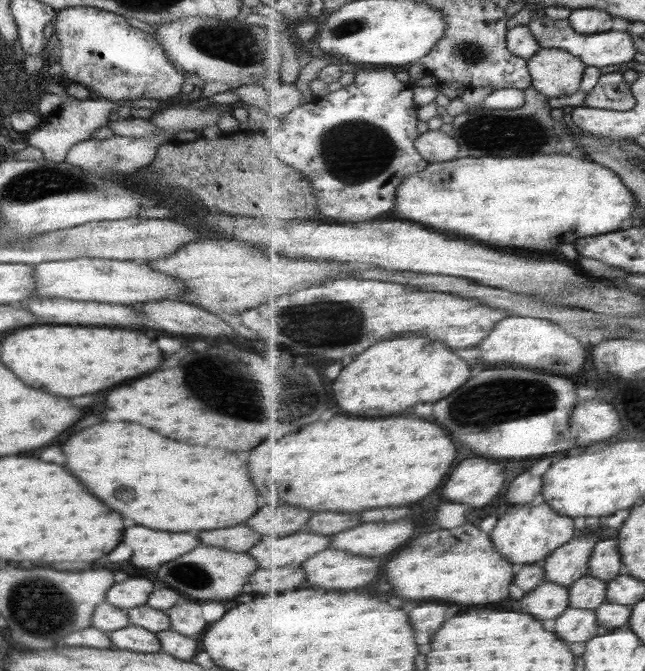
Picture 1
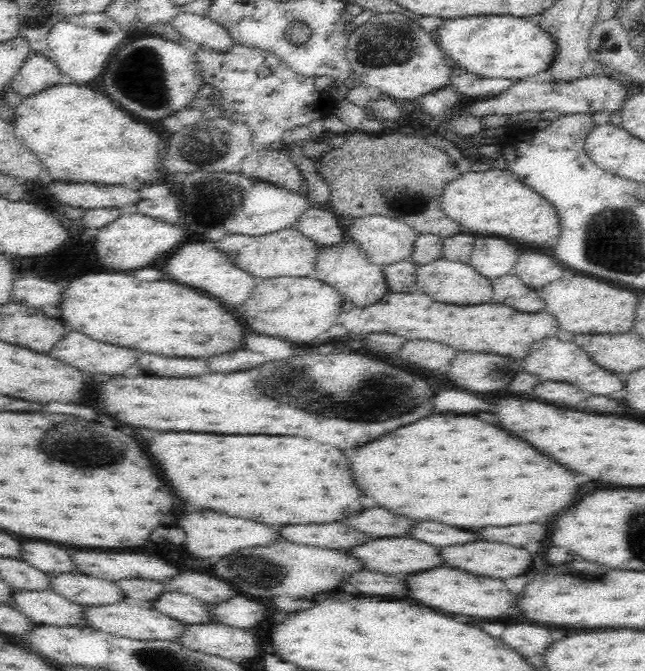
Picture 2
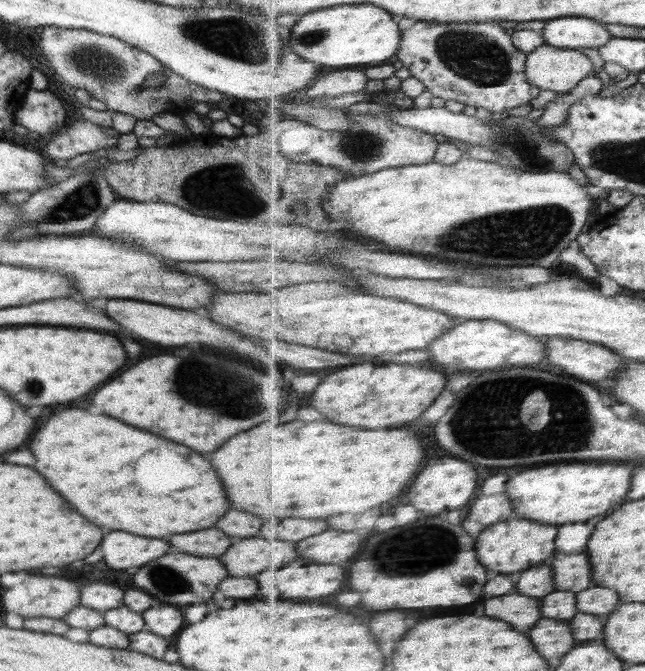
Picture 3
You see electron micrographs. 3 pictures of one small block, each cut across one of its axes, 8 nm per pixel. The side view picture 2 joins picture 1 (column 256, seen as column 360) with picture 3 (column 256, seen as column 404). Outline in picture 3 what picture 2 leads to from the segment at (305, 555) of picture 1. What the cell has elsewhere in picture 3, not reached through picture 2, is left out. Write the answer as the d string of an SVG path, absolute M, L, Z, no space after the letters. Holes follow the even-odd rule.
M241 538L237 544L231 544L219 556L219 562L225 566L229 576L241 578L241 576L253 576L253 574L257 574L261 570L279 570L279 568L285 568L295 558L297 558L297 550L295 550L293 542L261 540L261 538Z

